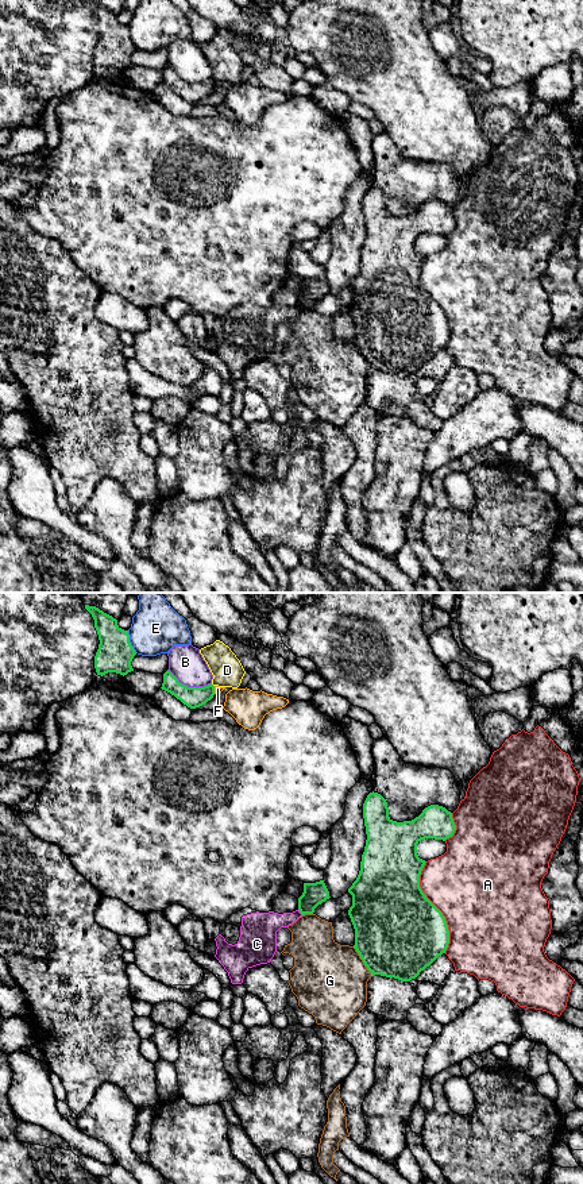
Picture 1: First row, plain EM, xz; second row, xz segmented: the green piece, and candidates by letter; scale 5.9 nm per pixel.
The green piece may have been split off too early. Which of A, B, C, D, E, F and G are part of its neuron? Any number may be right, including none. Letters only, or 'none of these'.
none of these

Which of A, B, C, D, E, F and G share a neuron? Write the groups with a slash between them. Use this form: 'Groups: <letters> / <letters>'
Groups: A / B / C / D / E / F / G

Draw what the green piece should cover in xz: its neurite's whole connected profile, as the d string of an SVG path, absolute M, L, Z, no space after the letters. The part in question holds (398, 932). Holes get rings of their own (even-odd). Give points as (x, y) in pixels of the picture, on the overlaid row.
M374 791L363 803L363 818L366 846L359 875L348 888L352 895L348 915L355 929L354 948L371 975L410 981L445 953L449 944L445 917L420 887L426 861L418 857L417 844L425 838L445 841L453 836L456 825L452 813L439 805L425 807L412 821L393 821L386 799Z

